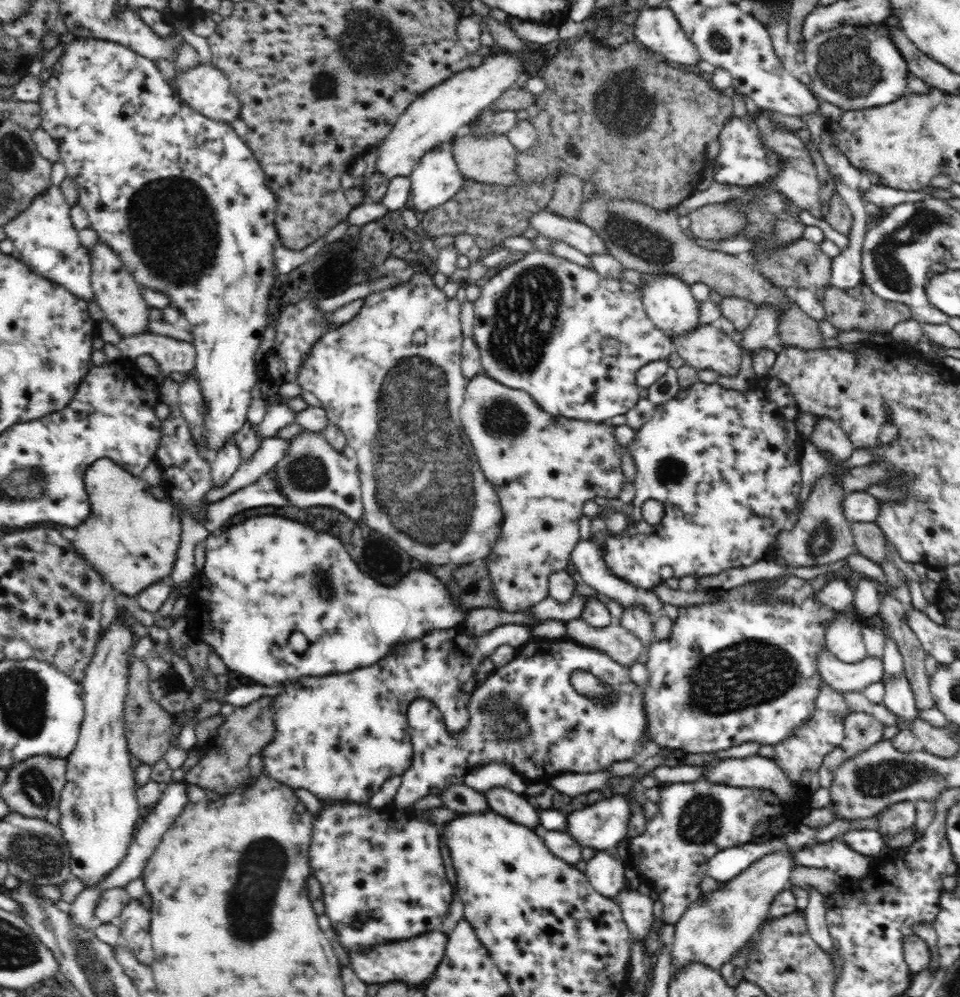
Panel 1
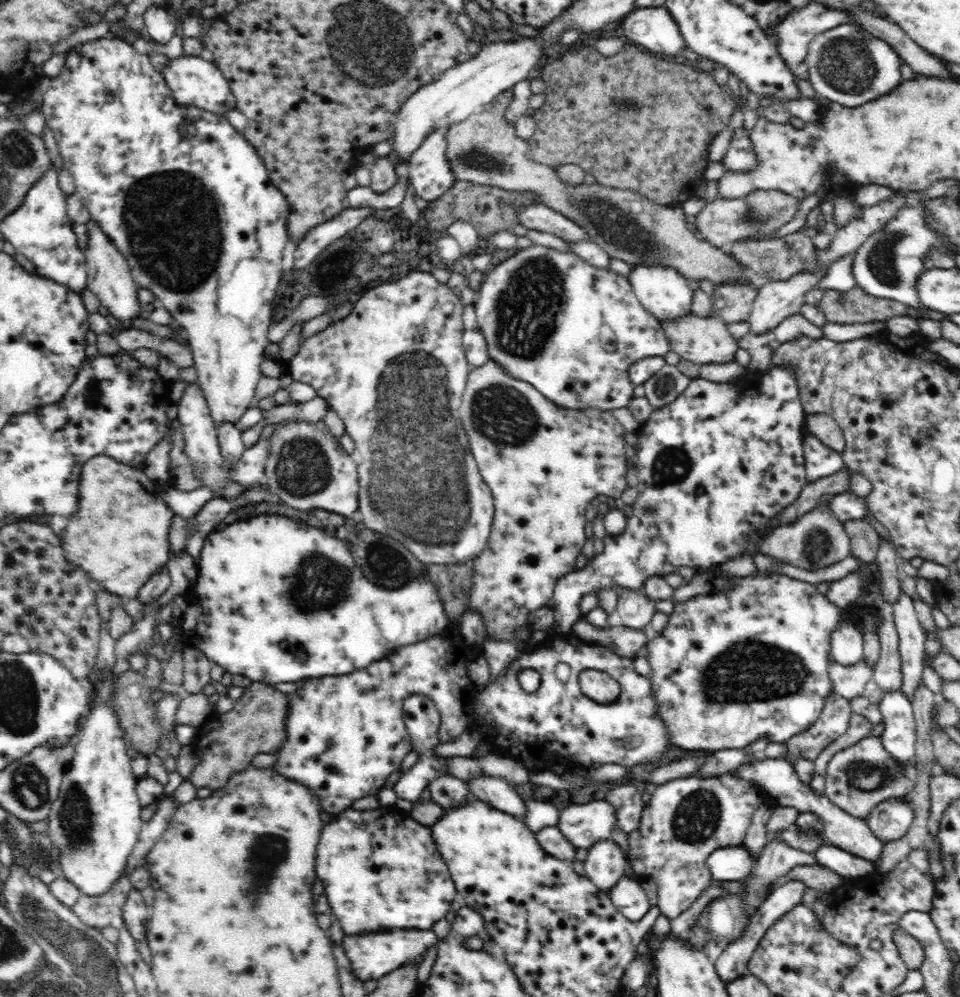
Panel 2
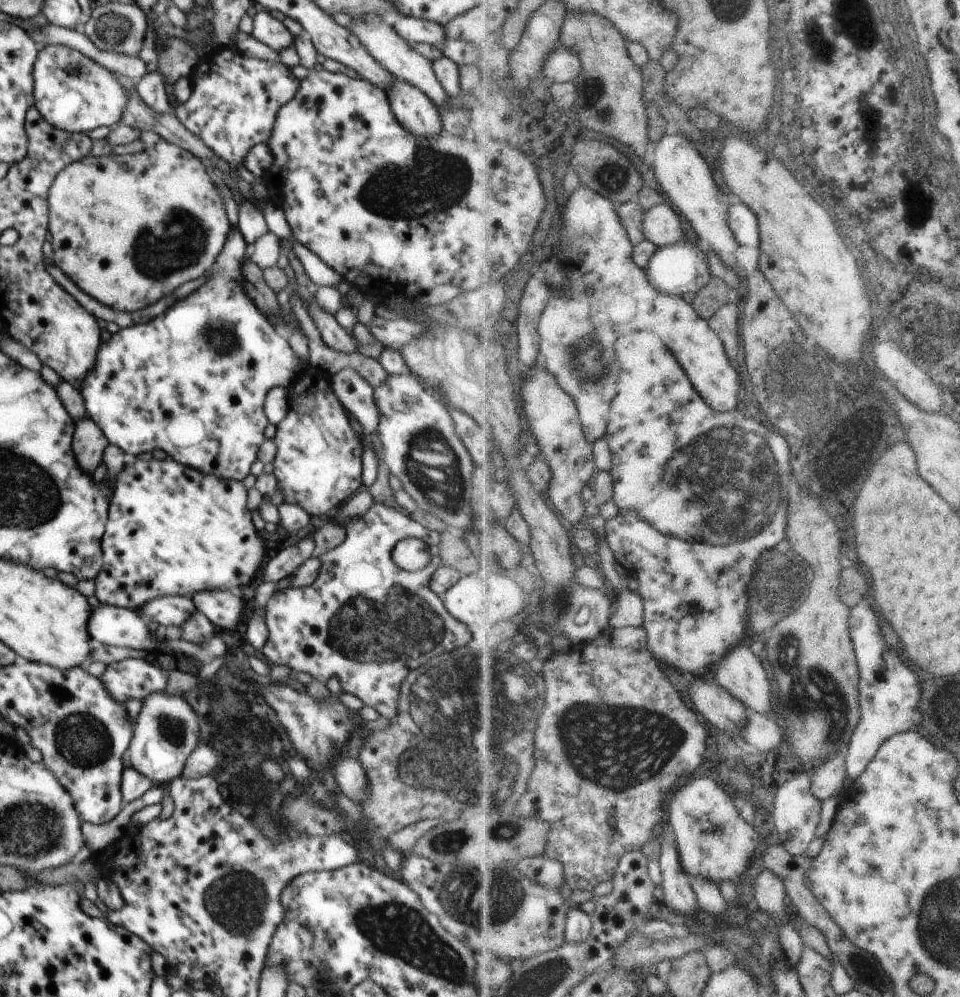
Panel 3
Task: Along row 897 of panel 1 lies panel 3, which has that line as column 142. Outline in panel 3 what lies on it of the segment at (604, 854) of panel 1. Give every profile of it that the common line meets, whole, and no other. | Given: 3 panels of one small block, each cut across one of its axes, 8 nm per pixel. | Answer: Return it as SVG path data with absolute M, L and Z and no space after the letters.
M168 595L148 600L144 606L140 606L139 614L148 622L180 628L194 612L198 612L198 610L191 598Z

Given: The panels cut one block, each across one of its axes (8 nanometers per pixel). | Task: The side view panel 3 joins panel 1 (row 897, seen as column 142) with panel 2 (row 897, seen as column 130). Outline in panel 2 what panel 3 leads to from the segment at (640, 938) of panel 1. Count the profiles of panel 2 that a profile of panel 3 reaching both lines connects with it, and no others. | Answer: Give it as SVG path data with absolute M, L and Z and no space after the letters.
M624 876L608 893L614 906L632 922L642 920L642 917L650 910L648 895L639 885L639 880Z

